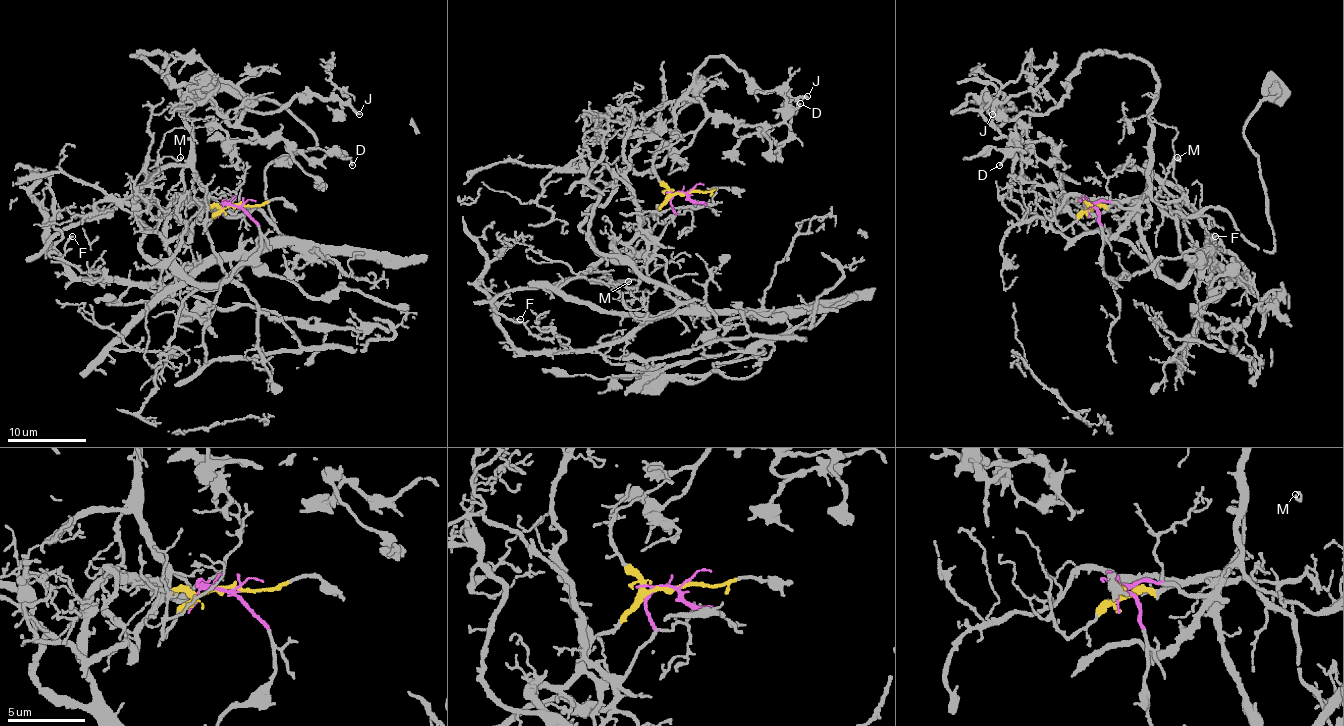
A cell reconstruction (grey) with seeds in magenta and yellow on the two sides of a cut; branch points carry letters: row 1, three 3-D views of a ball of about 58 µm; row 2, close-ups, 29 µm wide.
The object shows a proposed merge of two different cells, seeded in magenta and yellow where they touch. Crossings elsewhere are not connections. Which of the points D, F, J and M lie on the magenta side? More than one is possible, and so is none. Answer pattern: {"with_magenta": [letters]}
{"with_magenta": ["D", "F", "J", "M"]}

